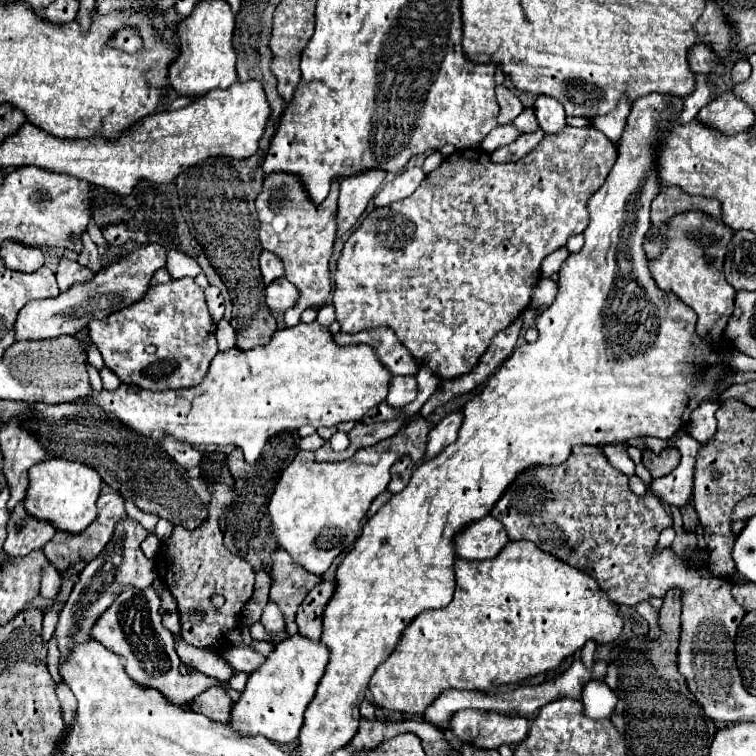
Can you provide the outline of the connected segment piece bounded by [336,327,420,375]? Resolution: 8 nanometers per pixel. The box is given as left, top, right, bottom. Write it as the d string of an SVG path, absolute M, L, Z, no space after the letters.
M374 327L374 329L364 329L358 333L338 333L336 343L338 345L350 345L350 343L372 345L380 361L394 375L416 375L420 369L412 353L402 345L402 341L396 337L396 333L390 327Z

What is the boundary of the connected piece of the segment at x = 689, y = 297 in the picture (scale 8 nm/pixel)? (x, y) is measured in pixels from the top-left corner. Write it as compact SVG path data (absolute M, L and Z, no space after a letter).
M686 211L668 219L668 229L662 233L666 247L656 259L648 259L648 269L652 279L662 291L674 293L680 301L684 301L698 315L696 331L704 337L716 339L722 335L734 311L734 295L732 285L726 283L722 275L722 261L726 255L726 247L732 239L732 231L712 217L702 215L700 211Z

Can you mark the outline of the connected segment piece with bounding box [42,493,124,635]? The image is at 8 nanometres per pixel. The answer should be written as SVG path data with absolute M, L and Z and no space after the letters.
M108 493L108 495L102 495L98 499L98 519L94 523L90 523L82 533L78 535L70 535L70 533L64 533L64 531L56 531L56 535L44 545L44 555L48 557L50 563L54 563L54 567L58 569L60 577L62 577L62 589L60 589L60 603L52 605L52 609L44 615L44 625L42 625L42 633L48 633L52 635L54 629L56 629L56 623L58 623L58 611L64 607L64 603L68 601L68 595L72 591L72 577L78 575L90 559L94 559L102 549L104 545L110 541L112 533L114 533L114 525L116 525L116 519L120 519L120 515L124 515L124 499L118 495L118 493Z

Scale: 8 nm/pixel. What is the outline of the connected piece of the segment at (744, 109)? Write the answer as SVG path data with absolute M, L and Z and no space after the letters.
M726 91L716 95L712 99L712 105L702 107L698 113L698 119L702 123L708 123L710 127L718 127L720 131L736 133L752 127L754 111L732 91Z

